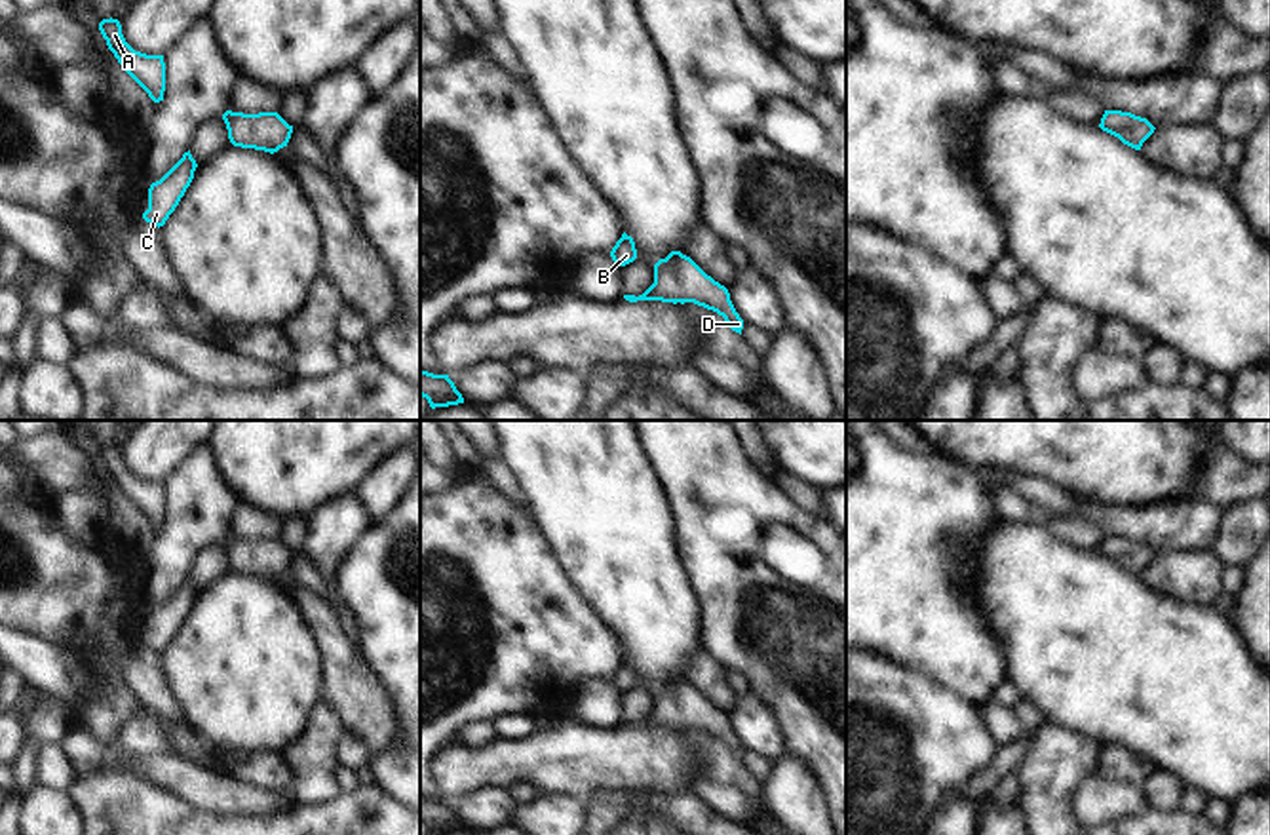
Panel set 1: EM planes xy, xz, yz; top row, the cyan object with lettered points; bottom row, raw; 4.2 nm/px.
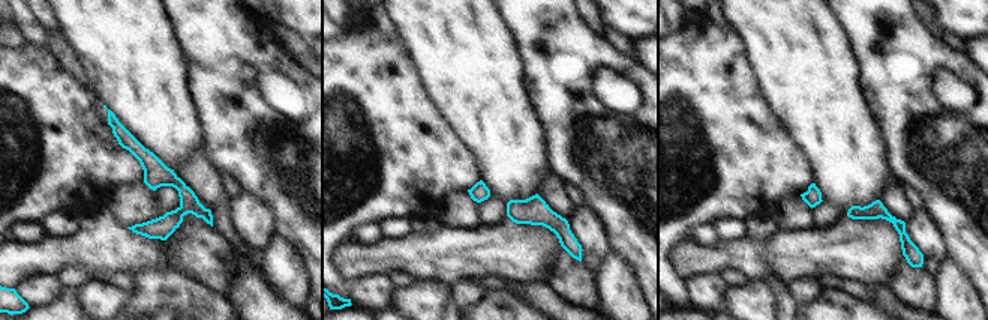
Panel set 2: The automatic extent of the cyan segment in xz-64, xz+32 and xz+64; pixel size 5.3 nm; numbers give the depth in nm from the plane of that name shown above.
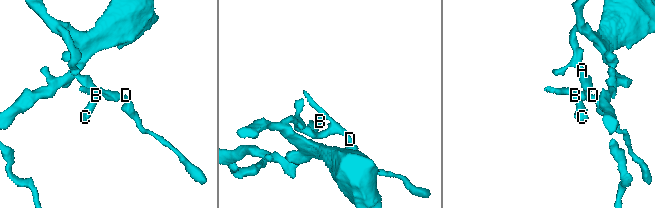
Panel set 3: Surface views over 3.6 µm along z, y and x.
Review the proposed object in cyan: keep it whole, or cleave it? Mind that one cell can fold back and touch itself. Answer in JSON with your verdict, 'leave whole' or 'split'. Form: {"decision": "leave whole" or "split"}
{"decision": "leave whole"}

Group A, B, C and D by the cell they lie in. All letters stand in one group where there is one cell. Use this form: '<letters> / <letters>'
A B C D

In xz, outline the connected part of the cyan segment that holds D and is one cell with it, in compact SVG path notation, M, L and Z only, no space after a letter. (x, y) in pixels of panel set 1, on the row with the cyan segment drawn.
M671 251L654 264L654 283L643 295L624 295L624 299L629 302L694 302L722 316L732 331L741 335L743 329L743 320L732 304L728 289L681 251Z

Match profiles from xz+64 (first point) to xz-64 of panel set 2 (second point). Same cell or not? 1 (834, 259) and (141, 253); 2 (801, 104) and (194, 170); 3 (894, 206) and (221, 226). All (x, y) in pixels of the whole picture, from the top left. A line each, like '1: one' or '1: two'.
1: one
2: two
3: two

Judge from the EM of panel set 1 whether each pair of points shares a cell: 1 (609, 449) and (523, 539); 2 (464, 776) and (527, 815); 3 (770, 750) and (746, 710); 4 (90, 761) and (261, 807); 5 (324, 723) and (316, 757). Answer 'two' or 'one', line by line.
1: two
2: two
3: one
4: one
5: one

